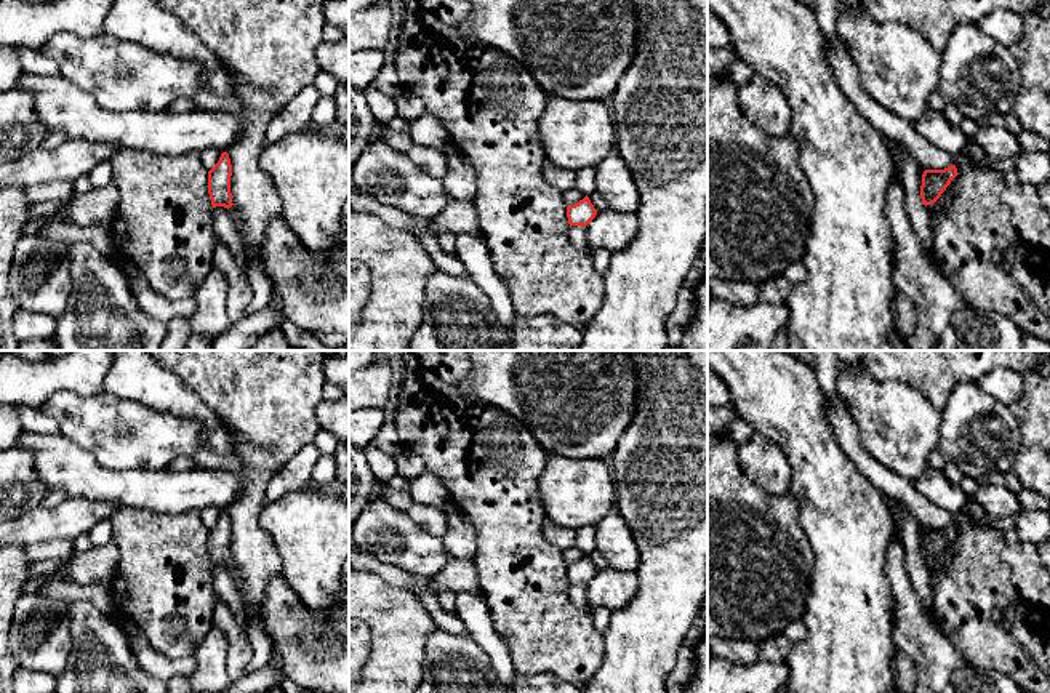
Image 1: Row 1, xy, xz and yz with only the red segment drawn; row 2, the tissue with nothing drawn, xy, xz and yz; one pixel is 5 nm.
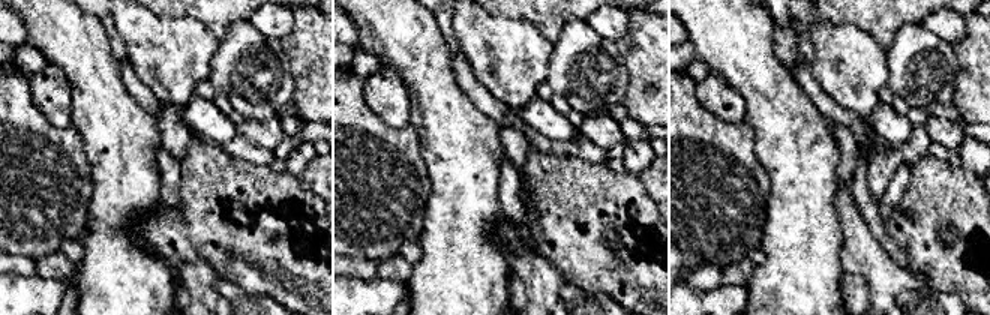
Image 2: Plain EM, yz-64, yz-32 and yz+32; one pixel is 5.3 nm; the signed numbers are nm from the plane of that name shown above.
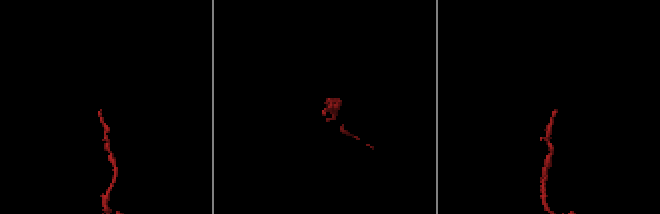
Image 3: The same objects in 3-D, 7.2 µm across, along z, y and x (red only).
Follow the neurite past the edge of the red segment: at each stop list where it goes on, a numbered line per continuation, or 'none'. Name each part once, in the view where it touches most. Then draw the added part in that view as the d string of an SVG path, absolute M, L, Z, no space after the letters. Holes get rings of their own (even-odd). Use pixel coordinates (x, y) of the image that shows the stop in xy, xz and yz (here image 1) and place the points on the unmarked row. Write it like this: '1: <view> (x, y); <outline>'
1: yz (972, 512); M972 496L967 499L964 509L959 512L956 519L957 531L965 531L968 528L978 527L980 520L986 517L981 504Z

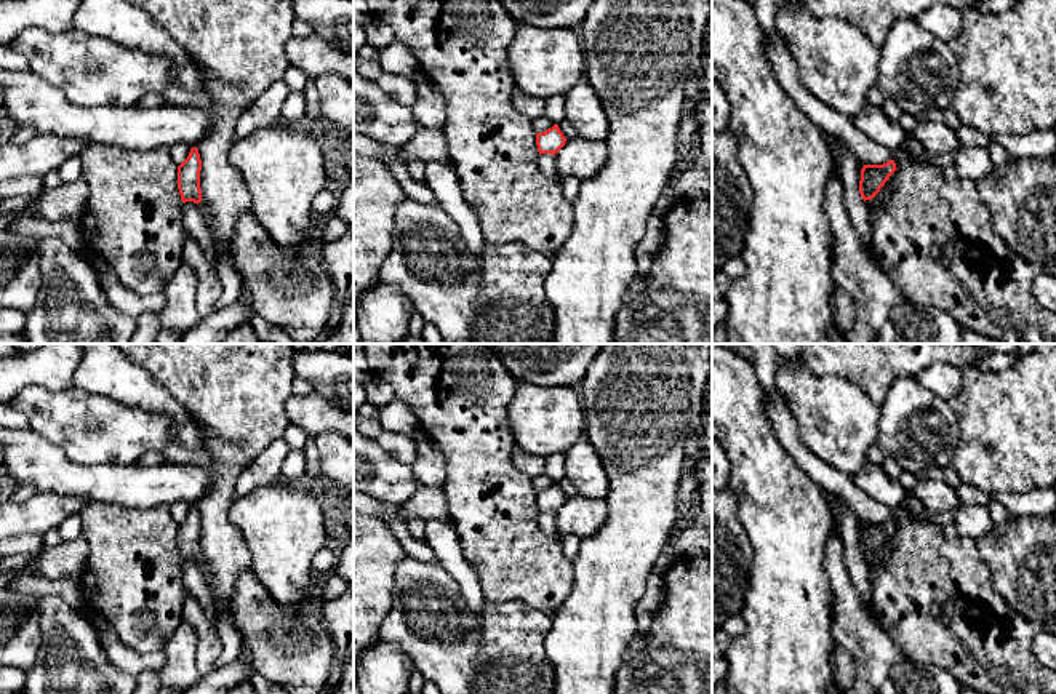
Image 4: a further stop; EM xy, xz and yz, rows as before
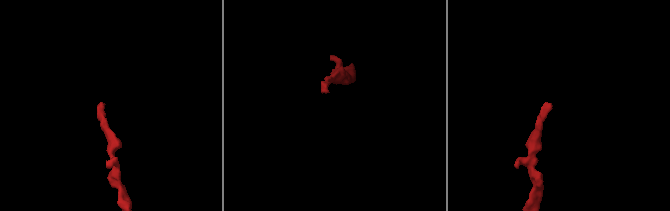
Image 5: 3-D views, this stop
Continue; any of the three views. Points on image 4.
1: yz (911, 507); M910 491L906 494L902 504L898 507L894 513L896 526L904 526L907 523L917 521L918 515L925 512L920 499Z

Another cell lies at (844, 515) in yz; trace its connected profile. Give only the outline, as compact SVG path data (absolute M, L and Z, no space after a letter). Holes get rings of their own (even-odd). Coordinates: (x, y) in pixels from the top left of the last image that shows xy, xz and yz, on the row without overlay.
M827 494L830 513L840 528L840 537L845 547L843 560L848 576L856 587L862 603L870 601L870 580L867 563L859 552L858 518L850 505L838 496Z

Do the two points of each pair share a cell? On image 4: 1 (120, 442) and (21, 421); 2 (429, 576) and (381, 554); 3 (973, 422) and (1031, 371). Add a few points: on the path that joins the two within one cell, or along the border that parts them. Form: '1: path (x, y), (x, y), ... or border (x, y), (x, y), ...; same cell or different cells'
1: border (16, 408), (31, 426); different cells
2: border (407, 555), (396, 570), (394, 595), (391, 598); different cells
3: path (989, 421), (1023, 387); same cell

